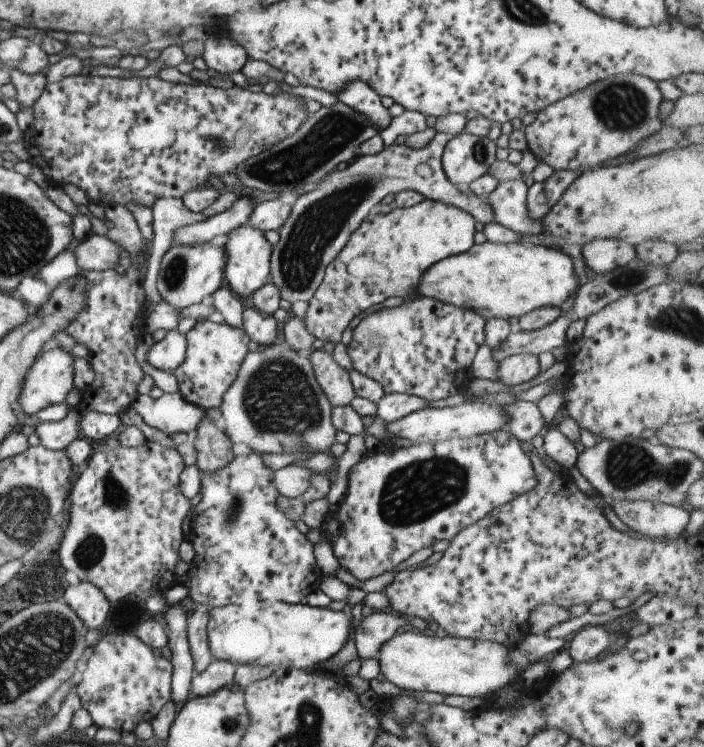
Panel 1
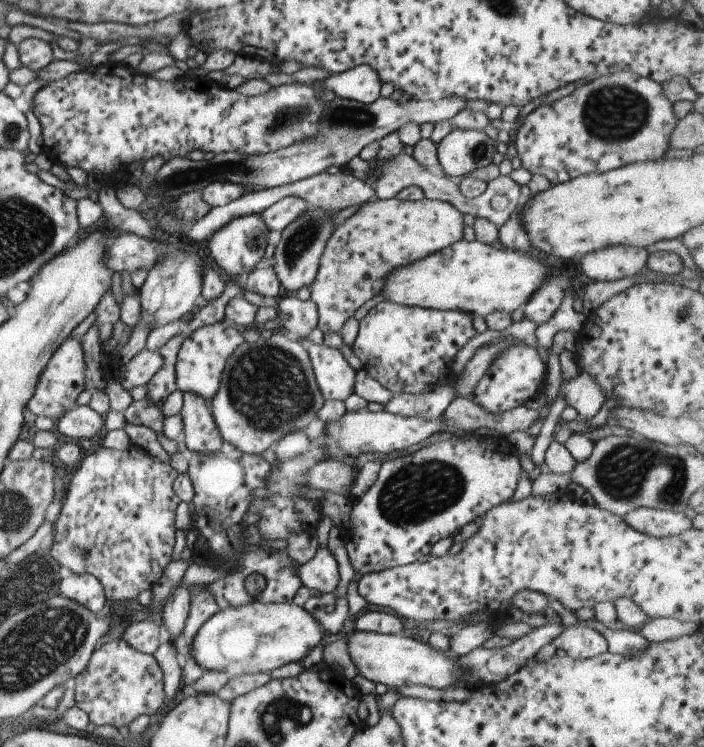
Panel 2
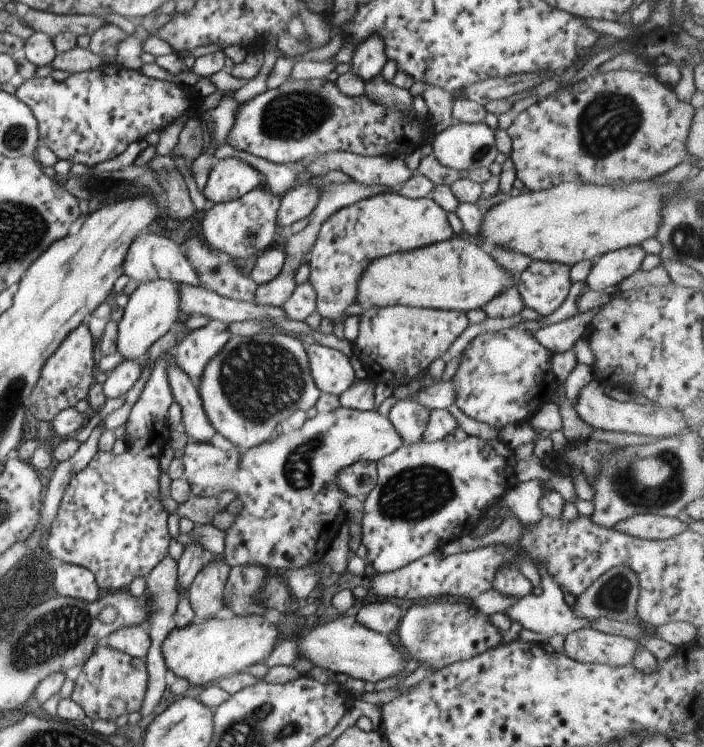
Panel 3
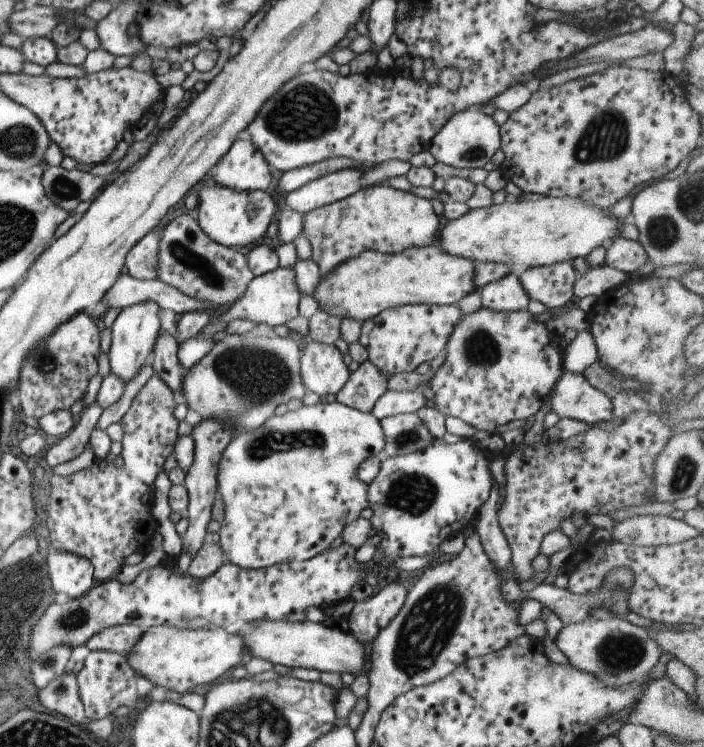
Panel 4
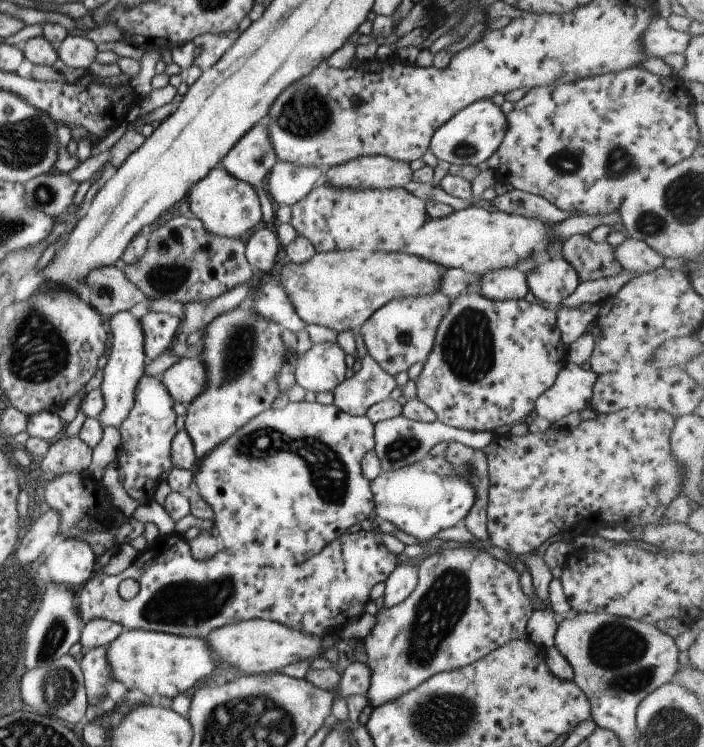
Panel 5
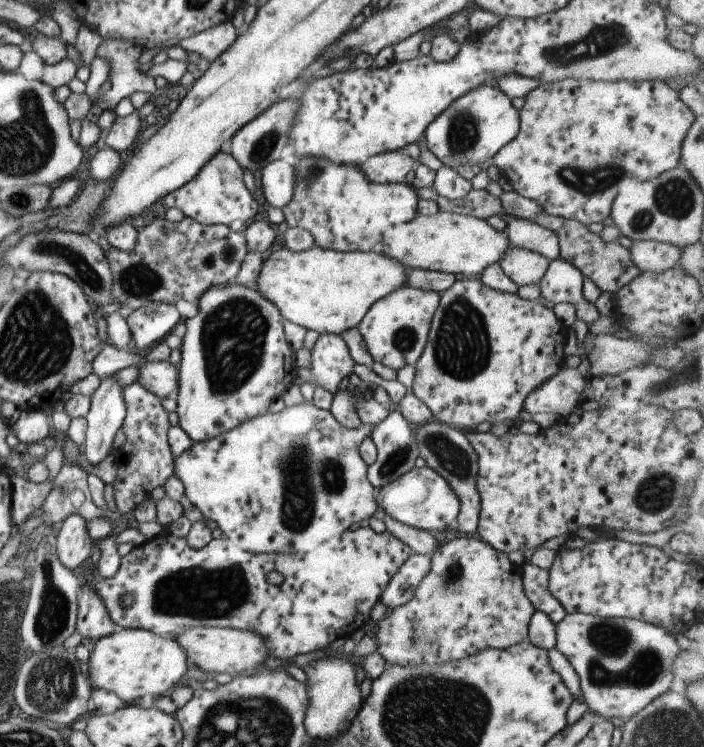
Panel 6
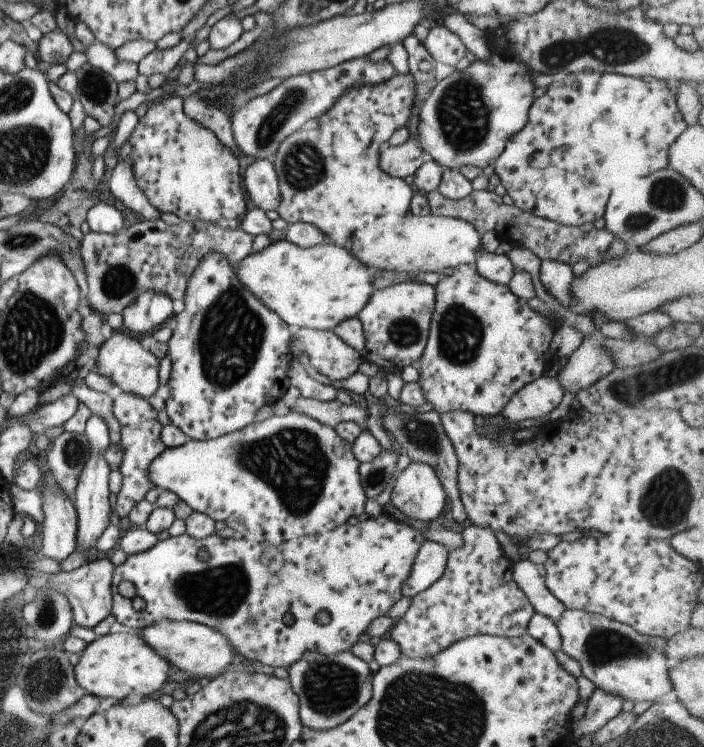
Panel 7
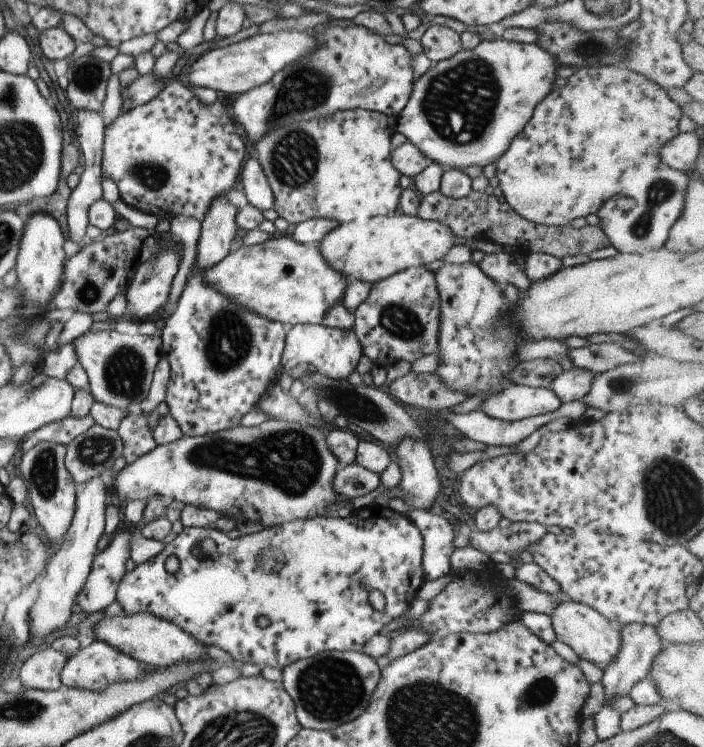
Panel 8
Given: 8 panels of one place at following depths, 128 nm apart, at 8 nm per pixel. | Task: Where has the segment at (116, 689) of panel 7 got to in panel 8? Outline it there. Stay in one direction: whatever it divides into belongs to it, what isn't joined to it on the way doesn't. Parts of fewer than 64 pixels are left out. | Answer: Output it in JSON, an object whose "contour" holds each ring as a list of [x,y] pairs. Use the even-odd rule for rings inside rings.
{"contour":[[[93,639],[90,644],[84,648],[79,647],[74,655],[66,659],[60,670],[60,681],[65,687],[98,691],[103,690],[108,684],[135,680],[139,678],[139,672],[143,670],[136,660],[111,648],[103,641]]]}

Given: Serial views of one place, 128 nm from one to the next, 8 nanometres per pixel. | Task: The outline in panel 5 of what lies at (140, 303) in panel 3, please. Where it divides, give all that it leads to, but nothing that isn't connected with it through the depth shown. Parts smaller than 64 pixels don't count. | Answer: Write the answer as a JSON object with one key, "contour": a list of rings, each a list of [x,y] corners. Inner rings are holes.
{"contour":[[[119,311],[110,316],[108,325],[109,336],[104,354],[106,364],[102,370],[102,379],[98,388],[103,397],[104,405],[95,418],[102,430],[105,427],[117,429],[131,410],[135,385],[139,377],[143,376],[143,365],[147,361],[144,356],[142,328],[136,318],[127,314],[127,311]]]}

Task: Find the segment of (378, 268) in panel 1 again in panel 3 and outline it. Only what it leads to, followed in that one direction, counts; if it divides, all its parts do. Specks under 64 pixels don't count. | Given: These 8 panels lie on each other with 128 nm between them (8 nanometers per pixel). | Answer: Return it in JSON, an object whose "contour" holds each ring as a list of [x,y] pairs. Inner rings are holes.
{"contour":[[[384,190],[349,206],[338,208],[319,225],[316,239],[309,249],[308,279],[316,294],[320,318],[334,322],[333,334],[343,340],[344,310],[354,303],[359,275],[373,259],[410,251],[447,240],[451,229],[445,211],[431,198],[410,199],[395,190]]]}

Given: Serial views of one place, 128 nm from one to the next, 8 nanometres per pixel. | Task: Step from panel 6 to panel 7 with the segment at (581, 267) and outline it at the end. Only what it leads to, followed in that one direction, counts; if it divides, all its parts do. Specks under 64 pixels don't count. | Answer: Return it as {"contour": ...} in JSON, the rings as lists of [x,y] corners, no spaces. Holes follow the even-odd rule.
{"contour":[[[437,189],[424,193],[430,214],[438,217],[453,217],[462,221],[467,221],[479,234],[493,234],[499,241],[510,243],[515,247],[527,248],[531,250],[540,261],[553,259],[556,261],[569,262],[583,258],[589,266],[596,265],[607,259],[601,258],[614,236],[605,229],[592,228],[588,232],[583,232],[579,227],[568,227],[560,225],[544,218],[534,217],[532,214],[523,212],[515,205],[506,205],[501,201],[501,197],[495,193],[483,190],[471,190],[467,196],[460,199],[445,198]]]}

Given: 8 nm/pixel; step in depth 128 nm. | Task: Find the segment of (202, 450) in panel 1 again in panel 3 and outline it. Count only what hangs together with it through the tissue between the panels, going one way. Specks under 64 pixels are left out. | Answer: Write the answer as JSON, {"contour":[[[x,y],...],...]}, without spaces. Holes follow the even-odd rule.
{"contour":[[[169,357],[166,362],[166,377],[170,386],[172,399],[180,406],[181,421],[189,440],[207,443],[215,434],[209,424],[198,395],[198,386]]]}

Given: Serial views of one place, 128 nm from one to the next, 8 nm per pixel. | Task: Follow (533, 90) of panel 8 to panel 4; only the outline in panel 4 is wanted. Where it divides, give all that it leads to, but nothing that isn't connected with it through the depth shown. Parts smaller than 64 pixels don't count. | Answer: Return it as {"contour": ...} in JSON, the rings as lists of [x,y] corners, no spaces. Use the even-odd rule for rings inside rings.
{"contour":[[[469,107],[457,111],[445,121],[443,127],[428,144],[427,152],[444,165],[451,165],[460,169],[482,169],[495,151],[500,148],[499,125],[493,121],[491,115],[484,114],[479,107]]]}

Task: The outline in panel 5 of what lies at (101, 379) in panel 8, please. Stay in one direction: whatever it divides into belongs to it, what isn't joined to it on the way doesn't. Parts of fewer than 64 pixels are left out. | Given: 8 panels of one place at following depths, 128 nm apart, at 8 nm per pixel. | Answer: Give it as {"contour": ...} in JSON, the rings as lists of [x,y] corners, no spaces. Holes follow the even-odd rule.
{"contour":[[[202,355],[196,358],[181,357],[158,376],[160,383],[174,402],[187,405],[205,386]]]}

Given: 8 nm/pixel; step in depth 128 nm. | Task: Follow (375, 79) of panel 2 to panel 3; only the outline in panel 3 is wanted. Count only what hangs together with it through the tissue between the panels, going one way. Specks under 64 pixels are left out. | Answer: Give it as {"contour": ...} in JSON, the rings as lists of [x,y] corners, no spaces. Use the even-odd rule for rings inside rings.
{"contour":[[[371,33],[356,44],[350,70],[366,84],[380,72],[386,61],[382,38],[377,33]]]}

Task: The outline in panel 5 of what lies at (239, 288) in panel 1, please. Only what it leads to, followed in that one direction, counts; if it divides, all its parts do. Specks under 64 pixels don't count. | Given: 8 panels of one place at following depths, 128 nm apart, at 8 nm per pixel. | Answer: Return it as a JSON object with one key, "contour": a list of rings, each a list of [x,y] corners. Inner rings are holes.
{"contour":[[[221,164],[213,167],[201,180],[186,192],[189,215],[202,222],[213,234],[239,239],[247,230],[253,230],[261,222],[259,200],[254,188],[231,176]]]}

